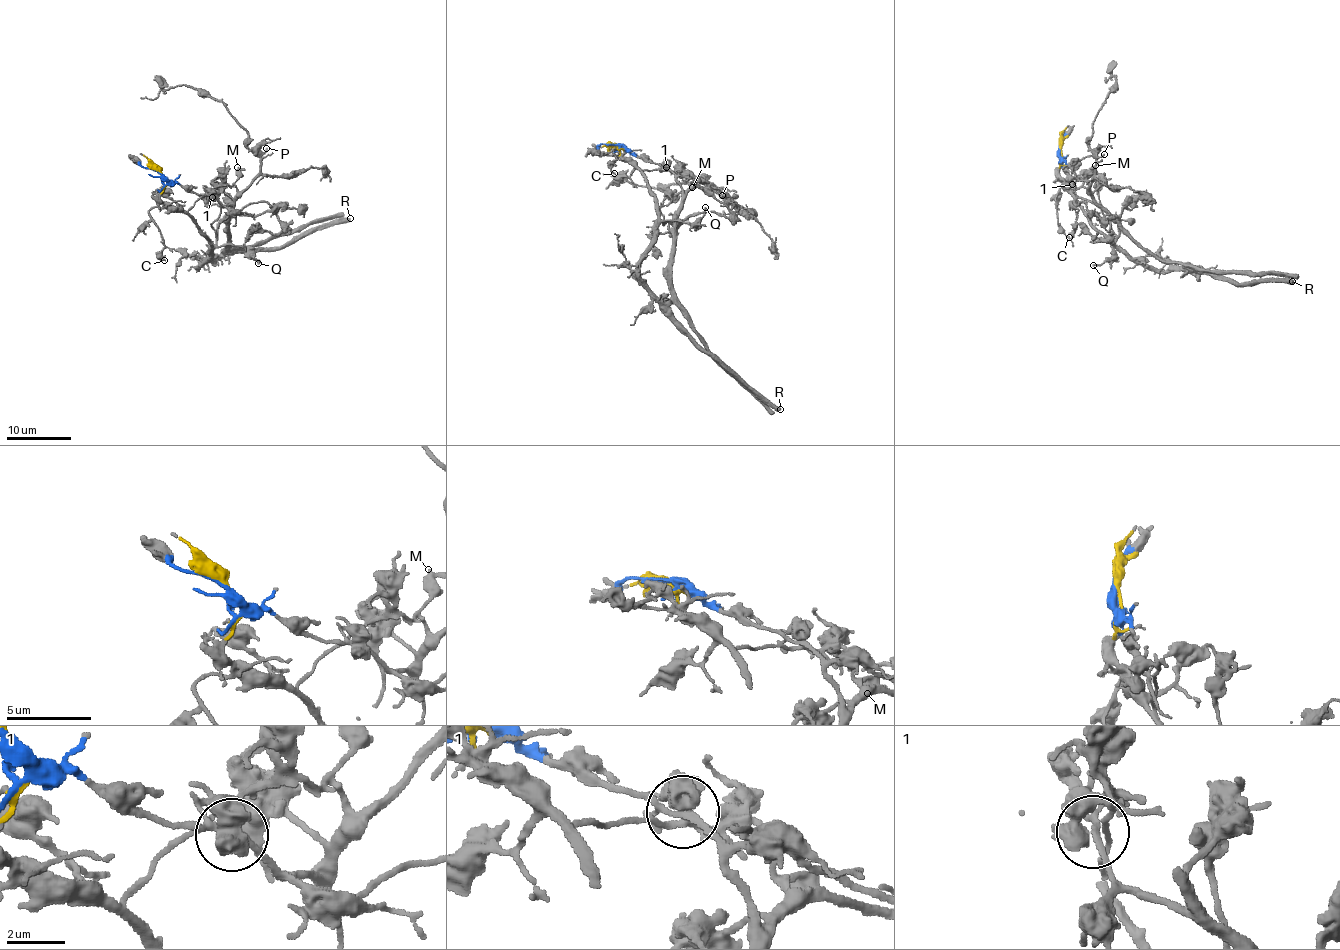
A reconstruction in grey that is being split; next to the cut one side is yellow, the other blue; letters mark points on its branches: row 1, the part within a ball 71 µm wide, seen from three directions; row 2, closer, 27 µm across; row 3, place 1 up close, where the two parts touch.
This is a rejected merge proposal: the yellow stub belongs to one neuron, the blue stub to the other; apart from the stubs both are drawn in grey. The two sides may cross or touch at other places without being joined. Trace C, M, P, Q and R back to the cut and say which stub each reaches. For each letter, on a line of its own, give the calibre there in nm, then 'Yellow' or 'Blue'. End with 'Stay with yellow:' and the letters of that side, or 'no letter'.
C: Thickness 180 nm. Yellow
M: Thickness 300 nm. Blue
P: Thickness 140 nm. Blue
Q: Thickness 240 nm. Yellow
R: Thickness 460 nm. Yellow
Stay with yellow: C, Q, R

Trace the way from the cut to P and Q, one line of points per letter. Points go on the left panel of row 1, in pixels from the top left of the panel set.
P: (159, 174), (229, 205), (259, 171), (261, 157), (266, 147)
Q: (159, 173), (167, 181), (160, 199), (189, 216), (215, 247), (241, 245), (259, 263)

